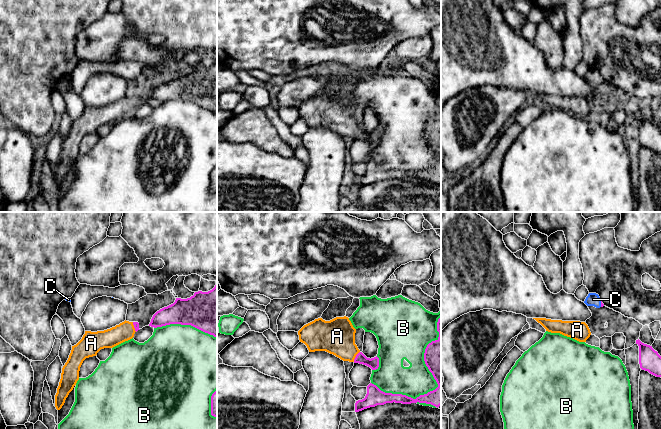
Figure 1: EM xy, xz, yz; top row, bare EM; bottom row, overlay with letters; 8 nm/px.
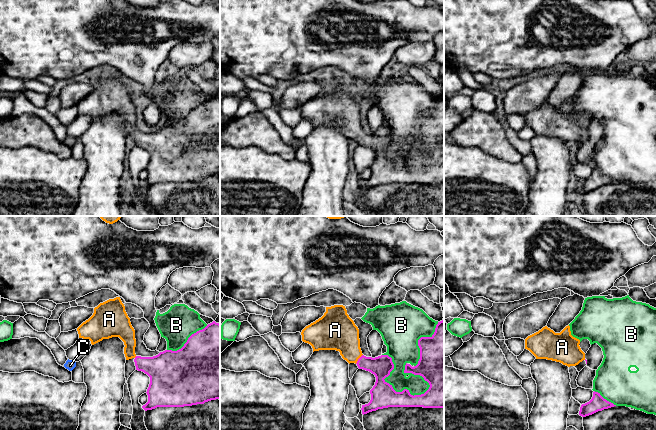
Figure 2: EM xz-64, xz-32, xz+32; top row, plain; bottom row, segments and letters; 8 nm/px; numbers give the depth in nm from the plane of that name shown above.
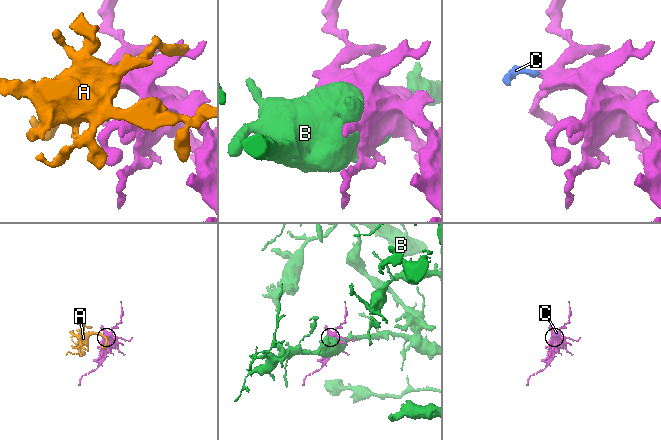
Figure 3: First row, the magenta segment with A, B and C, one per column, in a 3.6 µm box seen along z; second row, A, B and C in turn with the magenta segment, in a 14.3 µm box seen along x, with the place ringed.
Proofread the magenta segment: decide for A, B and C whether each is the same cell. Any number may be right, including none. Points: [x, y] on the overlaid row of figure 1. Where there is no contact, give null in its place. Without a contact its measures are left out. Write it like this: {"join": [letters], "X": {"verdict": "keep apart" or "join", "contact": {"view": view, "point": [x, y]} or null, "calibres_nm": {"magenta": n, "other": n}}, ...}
{"join": ["A", "C"], "A": {"verdict": "join", "contact": {"view": "xz", "point": [356, 356]}, "calibres_nm": {"magenta": 90, "other": 280}}, "B": {"verdict": "keep apart", "contact": {"view": "xz", "point": [437, 383]}, "calibres_nm": {"magenta": 260, "other": 260}}, "C": {"verdict": "join", "contact": {"view": "yz", "point": [601, 304]}, "calibres_nm": {"magenta": 20, "other": 110}}}

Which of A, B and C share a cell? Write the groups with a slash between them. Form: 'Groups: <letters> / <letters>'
Groups: A C / B

